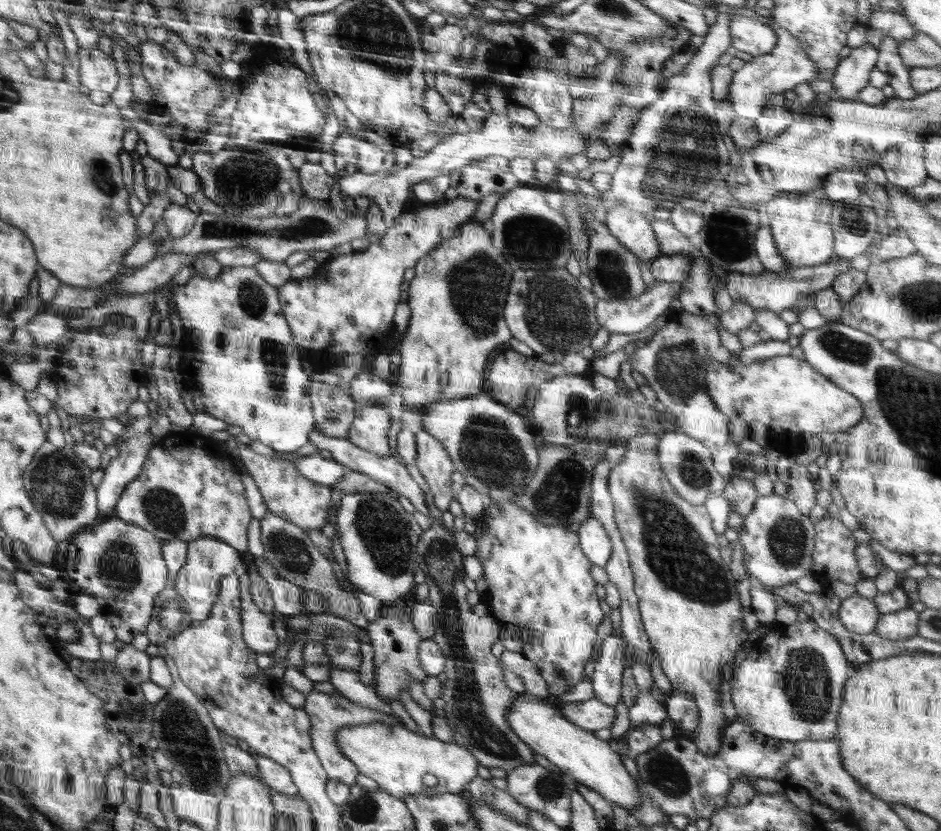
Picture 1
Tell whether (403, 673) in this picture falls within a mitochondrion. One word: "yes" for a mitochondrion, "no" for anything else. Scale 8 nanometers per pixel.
yes

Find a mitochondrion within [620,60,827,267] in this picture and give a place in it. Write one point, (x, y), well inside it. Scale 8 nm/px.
(683, 164)

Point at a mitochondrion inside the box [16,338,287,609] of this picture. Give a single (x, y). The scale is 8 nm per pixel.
(59, 481)

